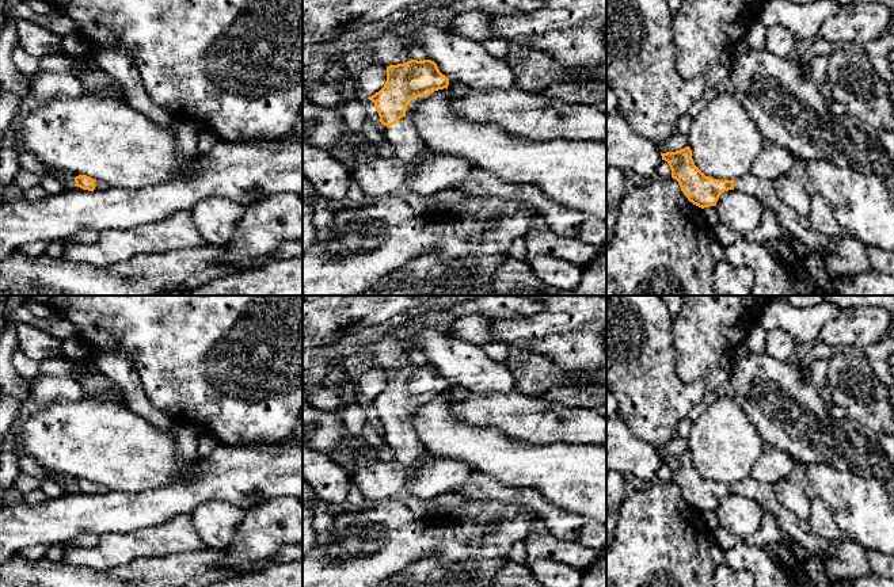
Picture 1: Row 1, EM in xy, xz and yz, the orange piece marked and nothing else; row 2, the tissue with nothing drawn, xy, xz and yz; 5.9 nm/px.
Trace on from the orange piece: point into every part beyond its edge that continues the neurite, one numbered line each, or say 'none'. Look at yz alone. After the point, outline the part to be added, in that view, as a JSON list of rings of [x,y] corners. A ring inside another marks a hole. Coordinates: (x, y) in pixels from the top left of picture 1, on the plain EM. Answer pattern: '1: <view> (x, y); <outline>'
1: yz (799, 530); [[[747,476],[734,485],[734,493],[760,502],[764,511],[768,511],[775,518],[779,527],[809,553],[825,563],[838,557],[840,544],[821,537],[810,527],[807,521],[802,521],[785,510],[776,499],[773,485],[760,483],[753,476]]]

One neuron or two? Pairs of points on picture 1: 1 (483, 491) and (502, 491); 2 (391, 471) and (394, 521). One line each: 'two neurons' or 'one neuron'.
1: one neuron
2: two neurons

